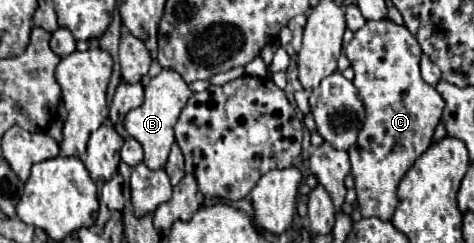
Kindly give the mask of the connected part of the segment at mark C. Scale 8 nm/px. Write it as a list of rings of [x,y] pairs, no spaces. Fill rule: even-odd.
[[[387,18],[367,22],[361,30],[355,32],[353,40],[345,46],[345,54],[355,72],[353,86],[359,90],[359,100],[363,102],[363,108],[365,108],[365,122],[359,130],[359,138],[355,146],[347,150],[351,160],[351,174],[355,178],[359,212],[365,218],[377,216],[381,220],[391,220],[399,204],[397,186],[405,176],[405,172],[413,166],[413,162],[429,148],[433,140],[433,130],[443,114],[445,102],[439,96],[439,92],[421,78],[421,72],[419,72],[421,46],[405,26],[399,26]]]

